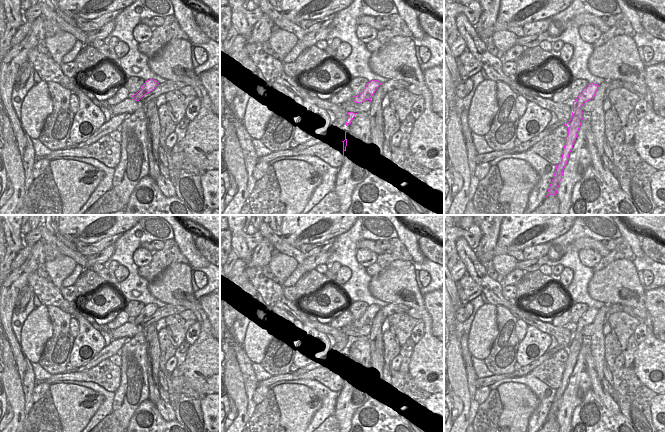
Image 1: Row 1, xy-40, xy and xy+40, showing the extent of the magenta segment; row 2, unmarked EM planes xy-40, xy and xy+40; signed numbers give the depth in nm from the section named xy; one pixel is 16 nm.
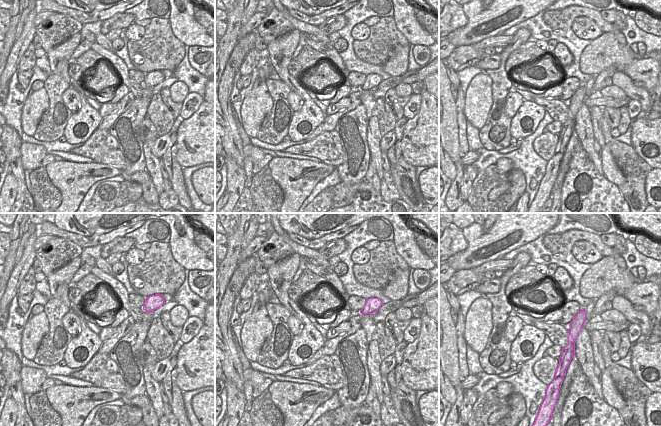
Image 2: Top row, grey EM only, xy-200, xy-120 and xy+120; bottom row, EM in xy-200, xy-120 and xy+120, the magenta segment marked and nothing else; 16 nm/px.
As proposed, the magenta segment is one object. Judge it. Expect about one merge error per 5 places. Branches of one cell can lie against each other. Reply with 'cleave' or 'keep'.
keep

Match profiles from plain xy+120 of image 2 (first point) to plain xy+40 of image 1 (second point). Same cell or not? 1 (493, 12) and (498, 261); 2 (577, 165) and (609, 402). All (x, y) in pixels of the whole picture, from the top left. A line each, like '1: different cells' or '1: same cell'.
1: different cells
2: different cells

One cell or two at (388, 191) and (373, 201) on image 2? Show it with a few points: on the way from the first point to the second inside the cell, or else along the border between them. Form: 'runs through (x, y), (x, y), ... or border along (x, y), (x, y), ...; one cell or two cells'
border along (380, 191), (381, 197), (386, 201), (399, 199); two cells

